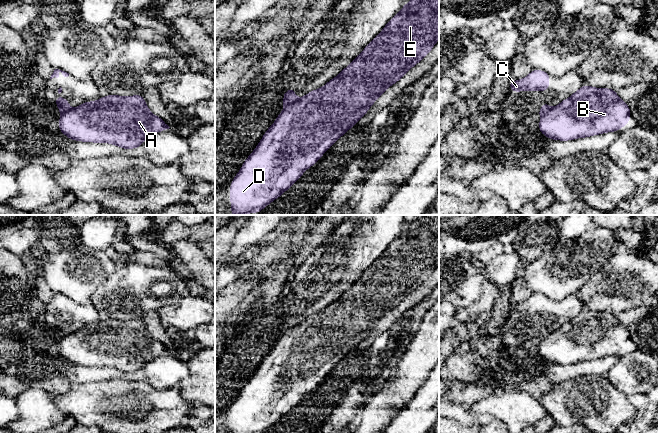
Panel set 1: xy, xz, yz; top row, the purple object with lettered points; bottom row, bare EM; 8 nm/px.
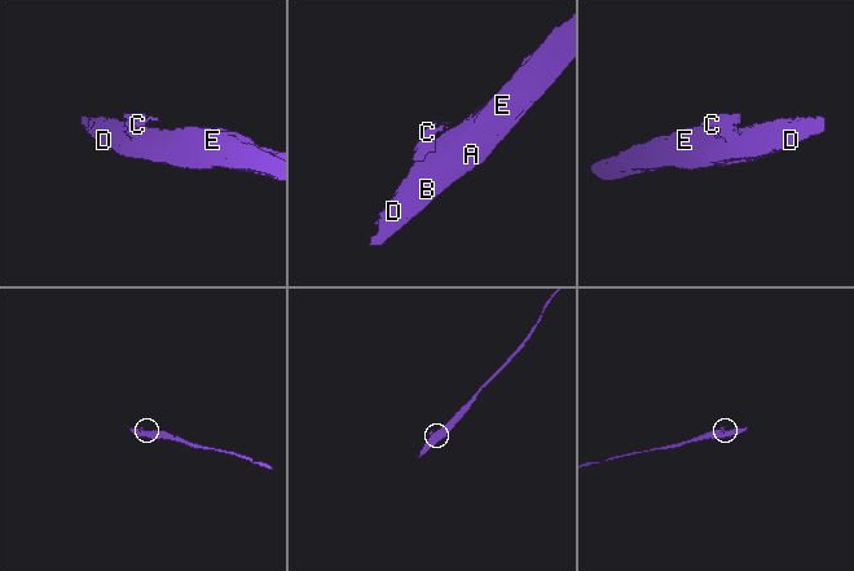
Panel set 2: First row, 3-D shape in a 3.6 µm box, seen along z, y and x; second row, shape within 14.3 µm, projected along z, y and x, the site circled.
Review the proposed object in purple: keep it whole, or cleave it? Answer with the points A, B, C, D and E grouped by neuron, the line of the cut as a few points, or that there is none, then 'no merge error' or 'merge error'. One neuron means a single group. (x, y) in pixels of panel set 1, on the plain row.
groups A B C D E; cut none; no merge error

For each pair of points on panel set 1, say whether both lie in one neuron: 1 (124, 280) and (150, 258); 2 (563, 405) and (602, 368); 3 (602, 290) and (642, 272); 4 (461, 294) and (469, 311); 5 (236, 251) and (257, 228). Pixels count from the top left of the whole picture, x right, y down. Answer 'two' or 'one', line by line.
1: two
2: one
3: one
4: one
5: one

